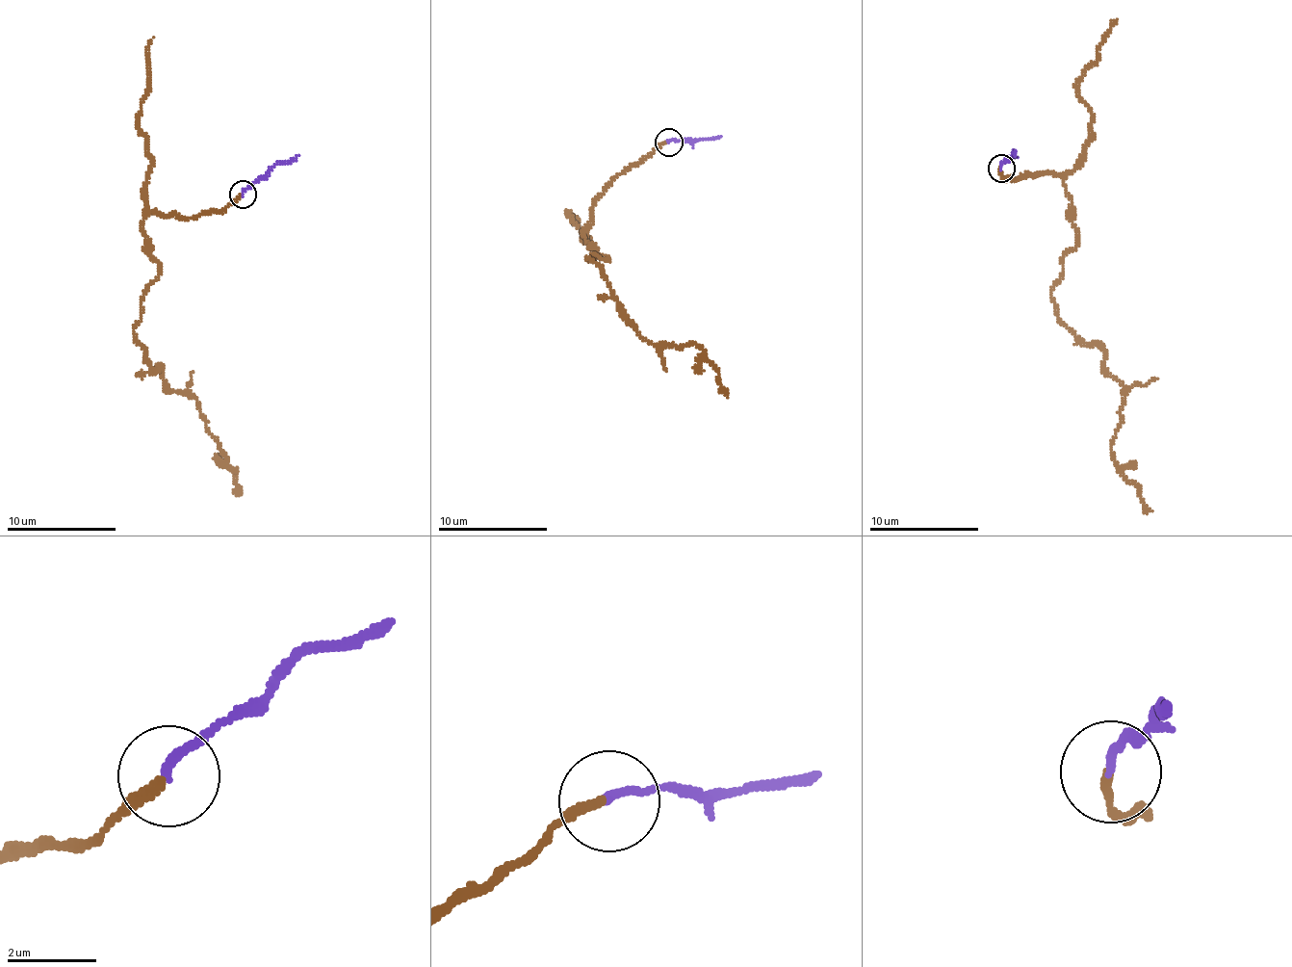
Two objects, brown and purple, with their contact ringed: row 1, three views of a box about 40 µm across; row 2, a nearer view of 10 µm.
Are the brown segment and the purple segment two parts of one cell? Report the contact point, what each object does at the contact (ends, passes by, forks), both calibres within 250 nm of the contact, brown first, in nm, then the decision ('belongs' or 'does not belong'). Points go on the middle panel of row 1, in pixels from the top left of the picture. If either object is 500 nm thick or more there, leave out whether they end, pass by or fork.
at (668, 143); brown ends there; purple ends there; 240 nm thick on the brown side, 200 nm on the other; belongs

